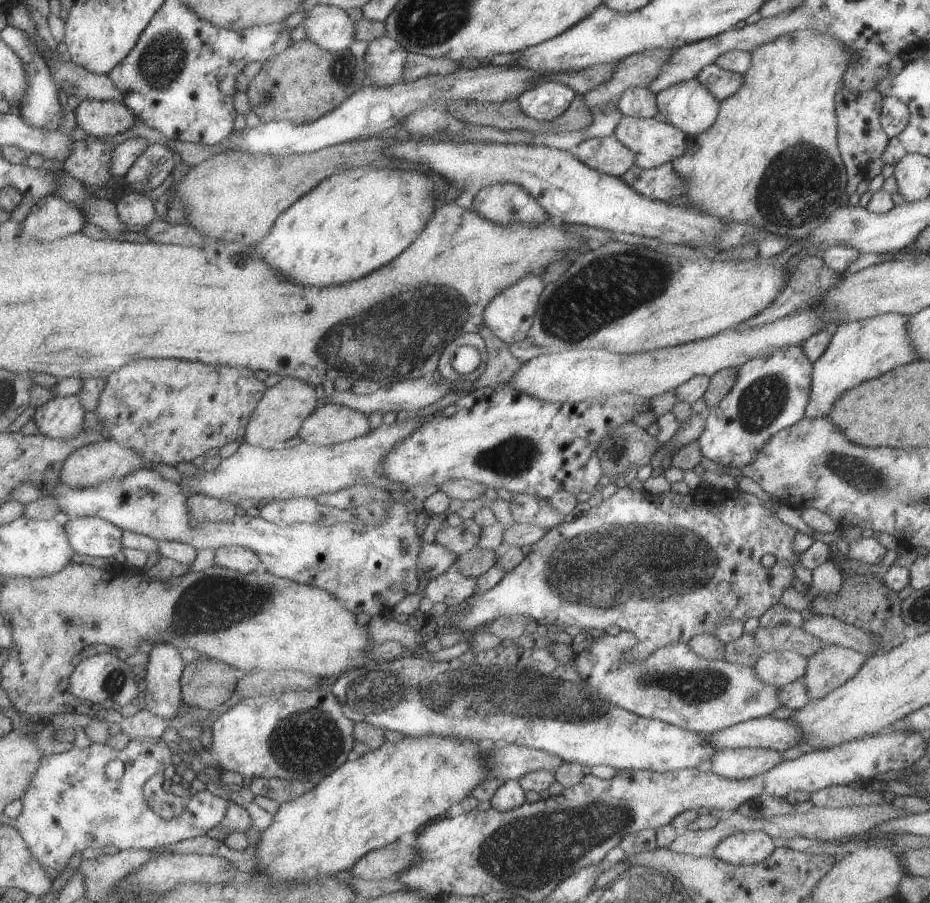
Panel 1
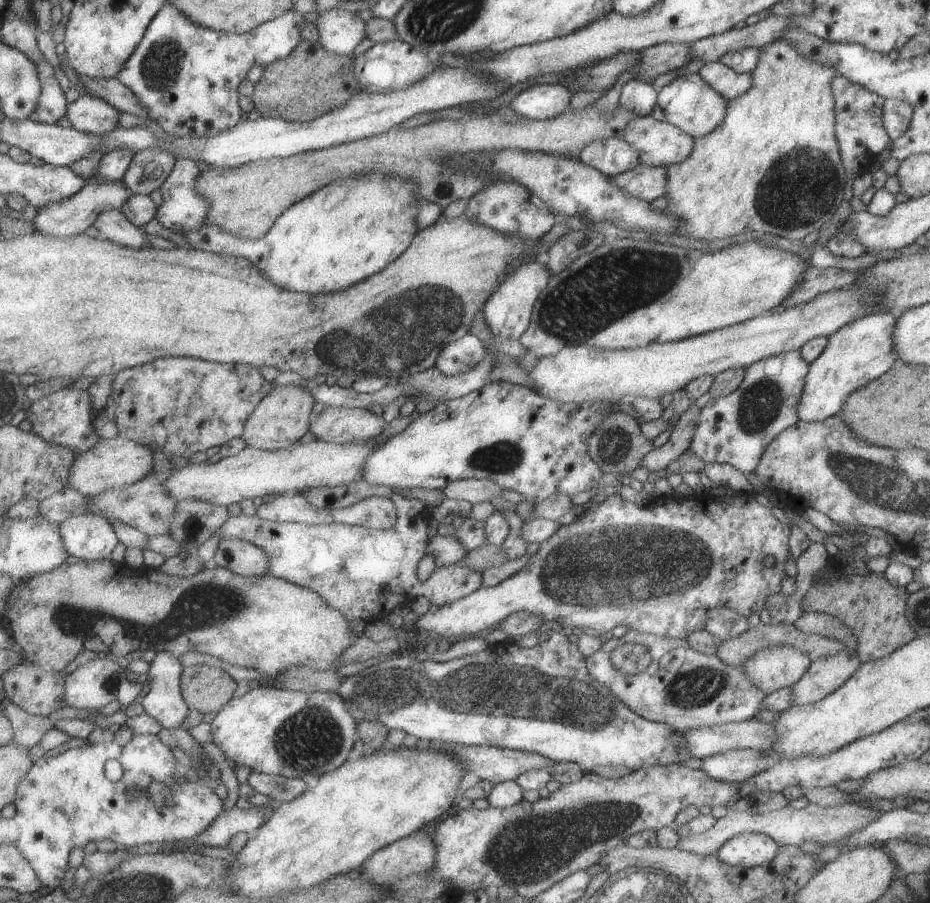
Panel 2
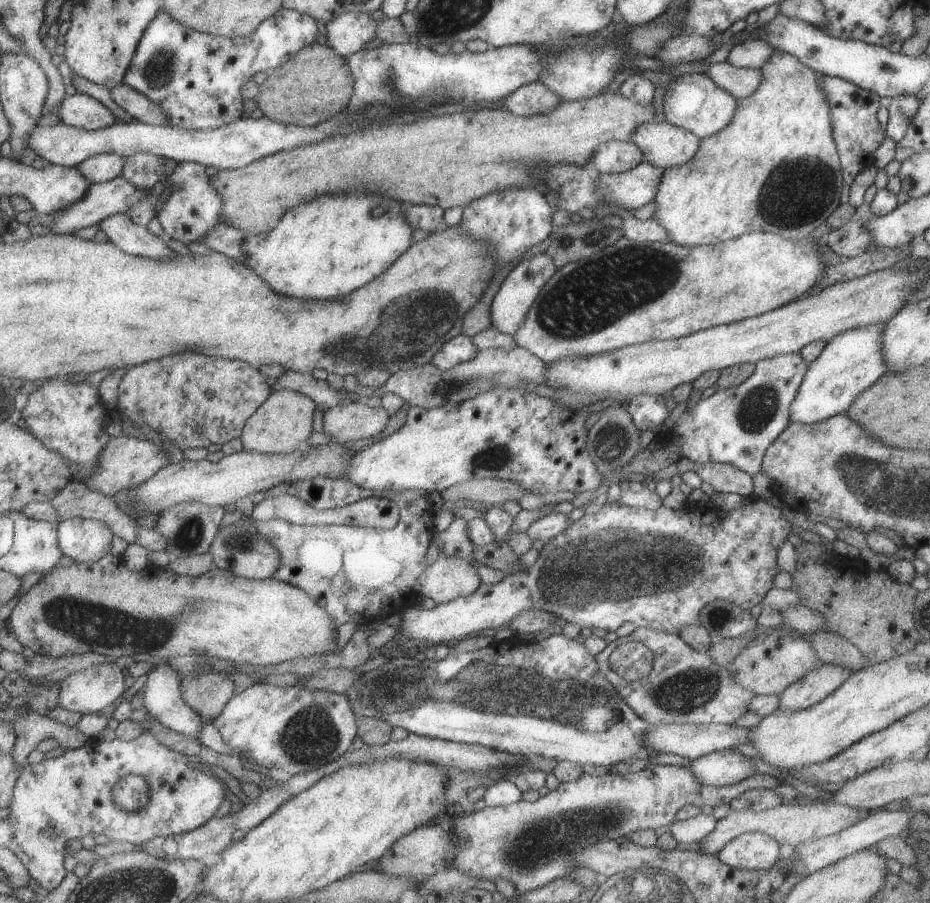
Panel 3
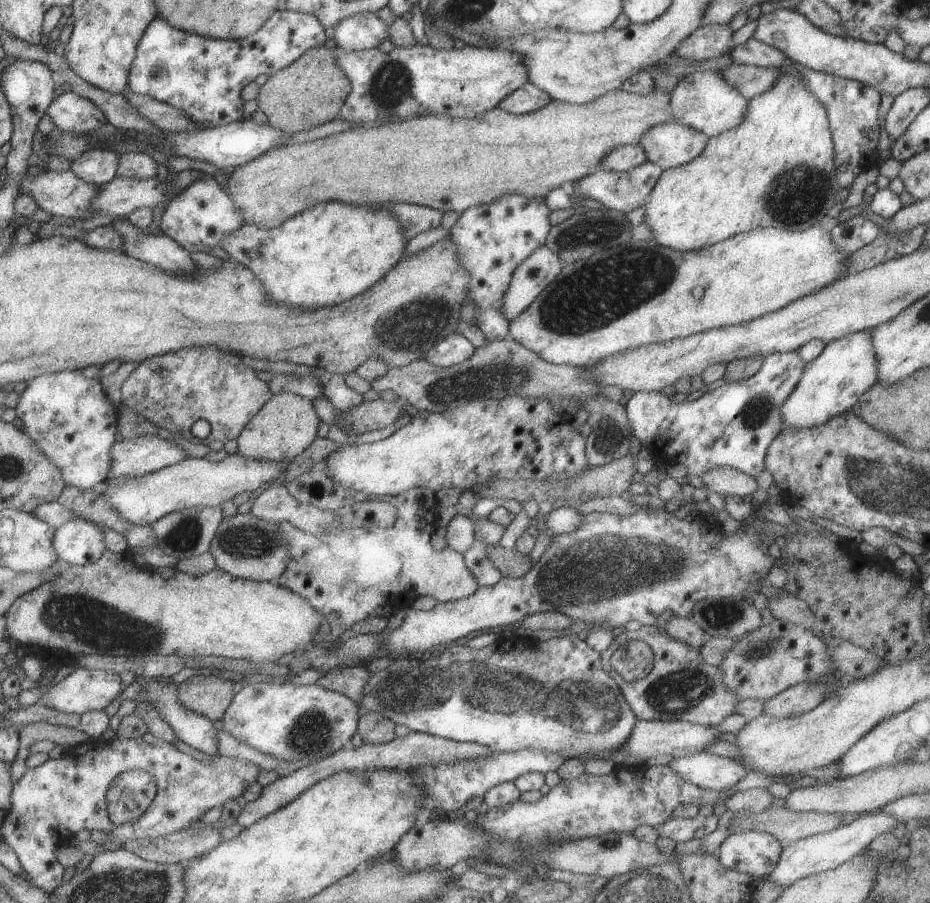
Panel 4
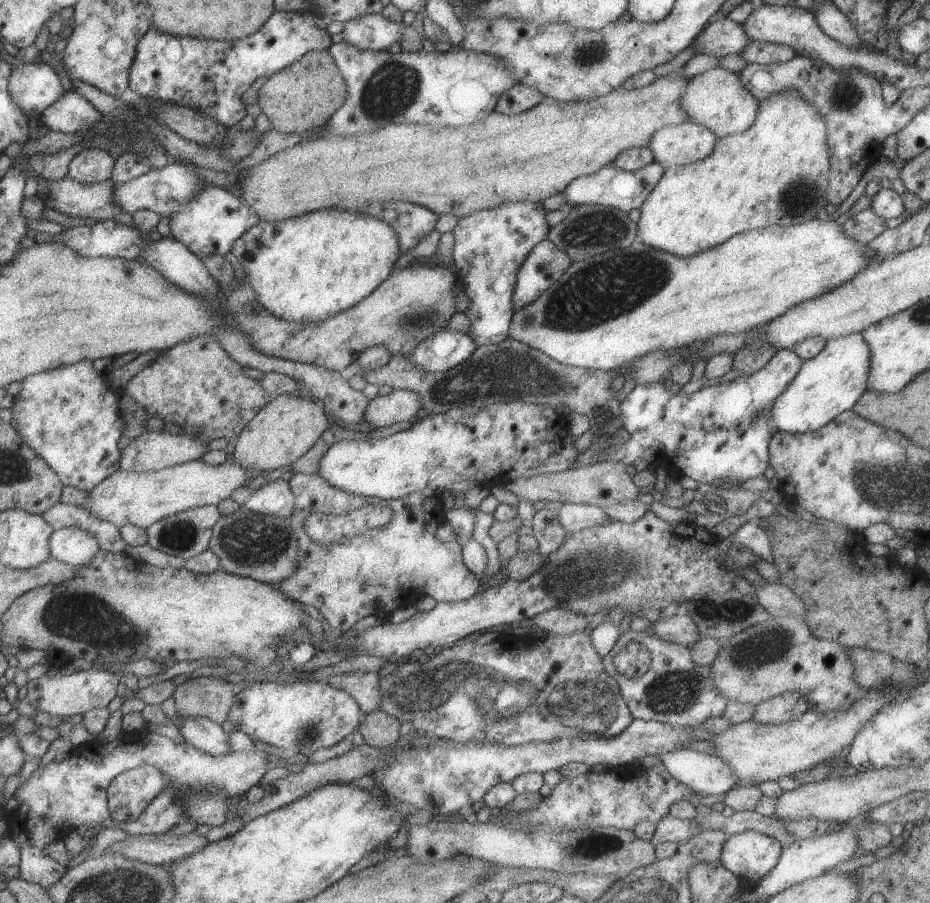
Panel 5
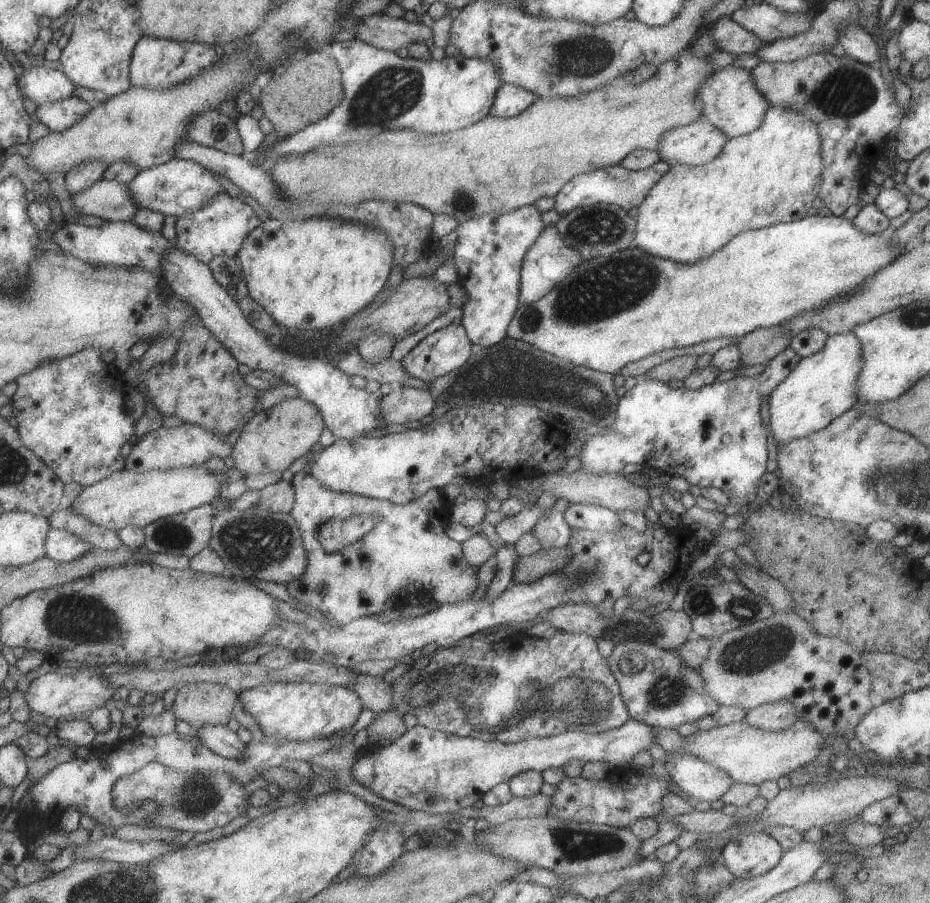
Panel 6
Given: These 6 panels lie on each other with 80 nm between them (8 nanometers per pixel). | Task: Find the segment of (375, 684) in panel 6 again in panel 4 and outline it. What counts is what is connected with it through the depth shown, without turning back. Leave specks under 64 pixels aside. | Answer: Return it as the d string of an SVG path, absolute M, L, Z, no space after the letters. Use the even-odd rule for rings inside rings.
M363 664L349 669L341 668L339 670L334 668L331 669L331 672L323 674L314 684L325 688L325 690L343 694L359 707L359 700L364 695L364 688L369 675Z

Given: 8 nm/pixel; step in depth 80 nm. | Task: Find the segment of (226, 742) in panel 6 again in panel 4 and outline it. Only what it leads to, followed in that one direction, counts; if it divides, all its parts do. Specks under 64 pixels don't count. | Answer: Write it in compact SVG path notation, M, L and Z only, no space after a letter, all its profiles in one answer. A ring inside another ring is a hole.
M151 680L142 688L148 695L150 704L160 713L162 719L174 730L176 736L193 749L215 757L219 755L219 731L220 725L205 716L185 708L179 700L179 687L169 680Z

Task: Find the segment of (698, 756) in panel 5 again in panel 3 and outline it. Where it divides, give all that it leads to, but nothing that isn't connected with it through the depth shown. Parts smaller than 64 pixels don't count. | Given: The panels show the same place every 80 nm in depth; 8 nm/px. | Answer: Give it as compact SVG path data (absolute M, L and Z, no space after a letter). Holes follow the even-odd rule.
M737 749L711 752L689 759L687 770L701 786L723 787L755 775L755 766Z

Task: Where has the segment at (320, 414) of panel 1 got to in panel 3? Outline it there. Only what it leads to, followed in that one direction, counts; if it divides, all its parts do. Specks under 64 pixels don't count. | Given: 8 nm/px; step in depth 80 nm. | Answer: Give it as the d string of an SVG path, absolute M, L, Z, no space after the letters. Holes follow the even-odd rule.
M359 400L325 410L321 428L337 443L358 439L365 442L368 437L382 432L389 418L388 412L381 406L369 407Z

